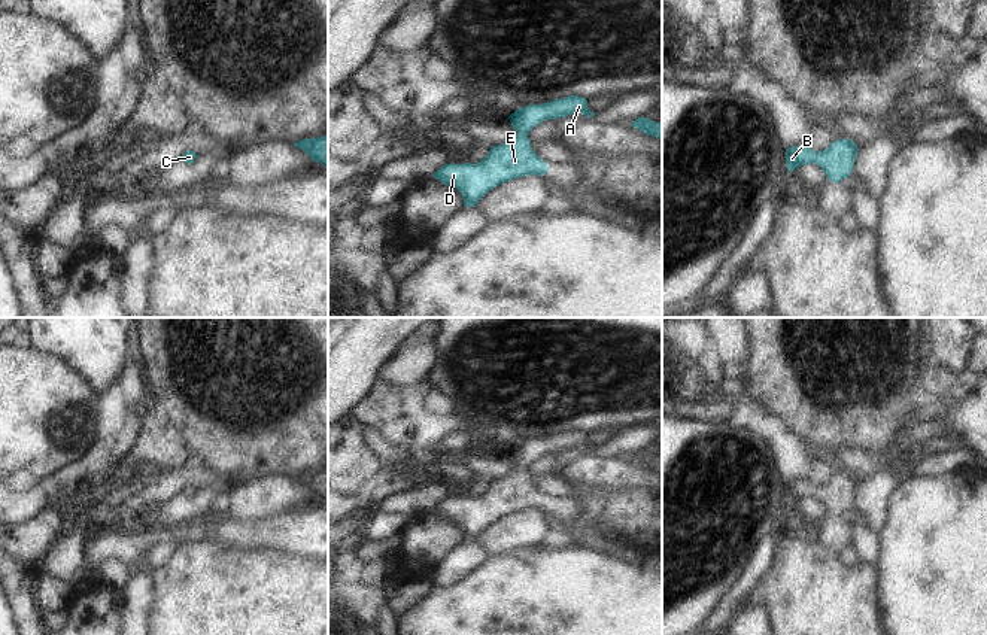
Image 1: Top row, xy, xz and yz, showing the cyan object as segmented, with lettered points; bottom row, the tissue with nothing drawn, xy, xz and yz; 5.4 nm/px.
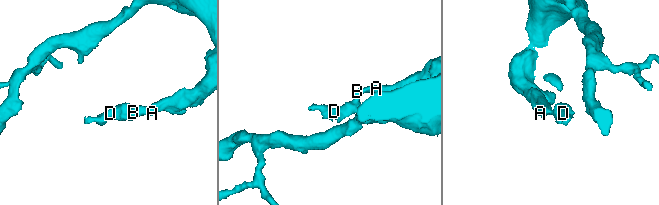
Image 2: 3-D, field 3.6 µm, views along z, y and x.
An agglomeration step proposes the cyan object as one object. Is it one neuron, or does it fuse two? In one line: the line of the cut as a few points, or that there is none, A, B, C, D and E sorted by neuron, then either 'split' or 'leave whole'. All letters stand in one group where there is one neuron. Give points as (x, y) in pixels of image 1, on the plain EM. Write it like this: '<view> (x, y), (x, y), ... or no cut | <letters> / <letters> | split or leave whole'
no cut | A B C D E | leave whole

